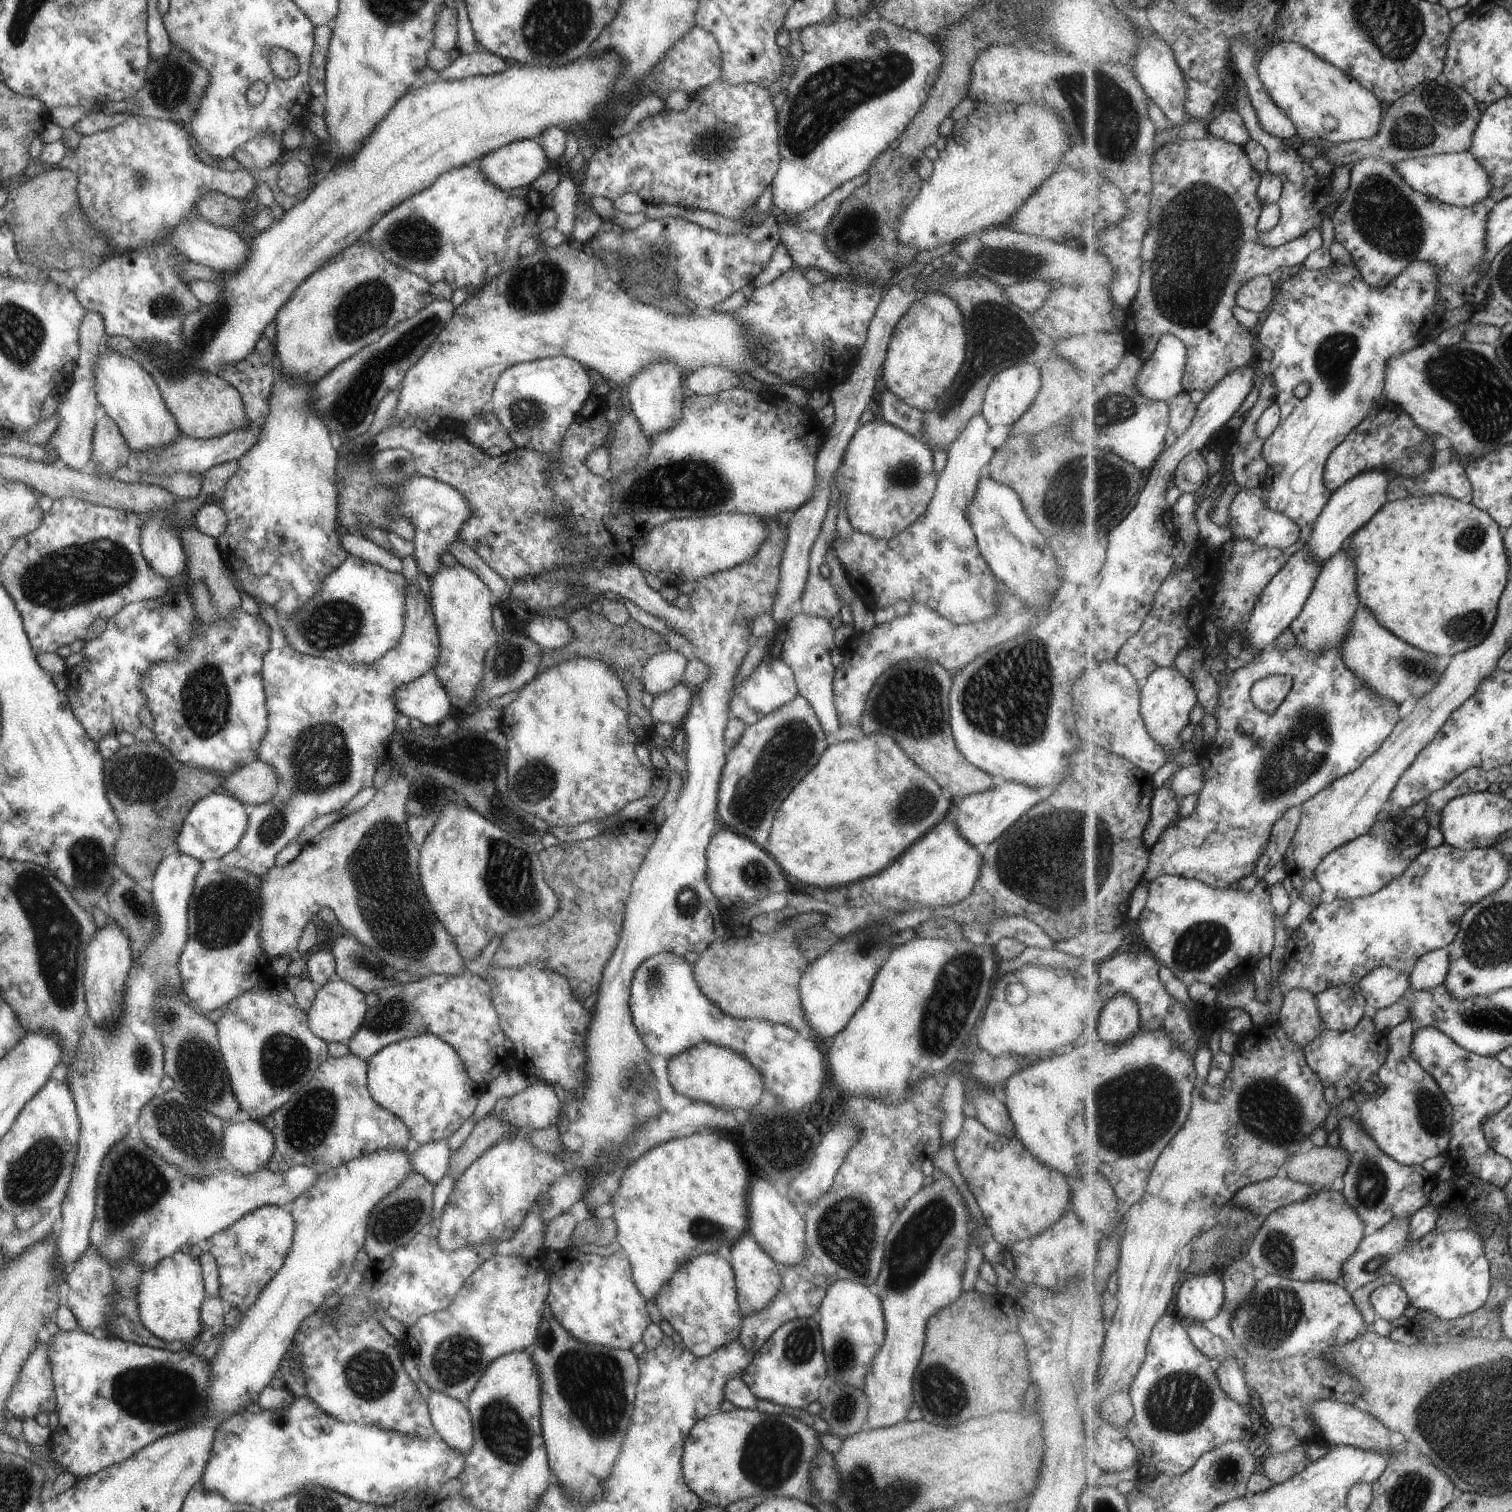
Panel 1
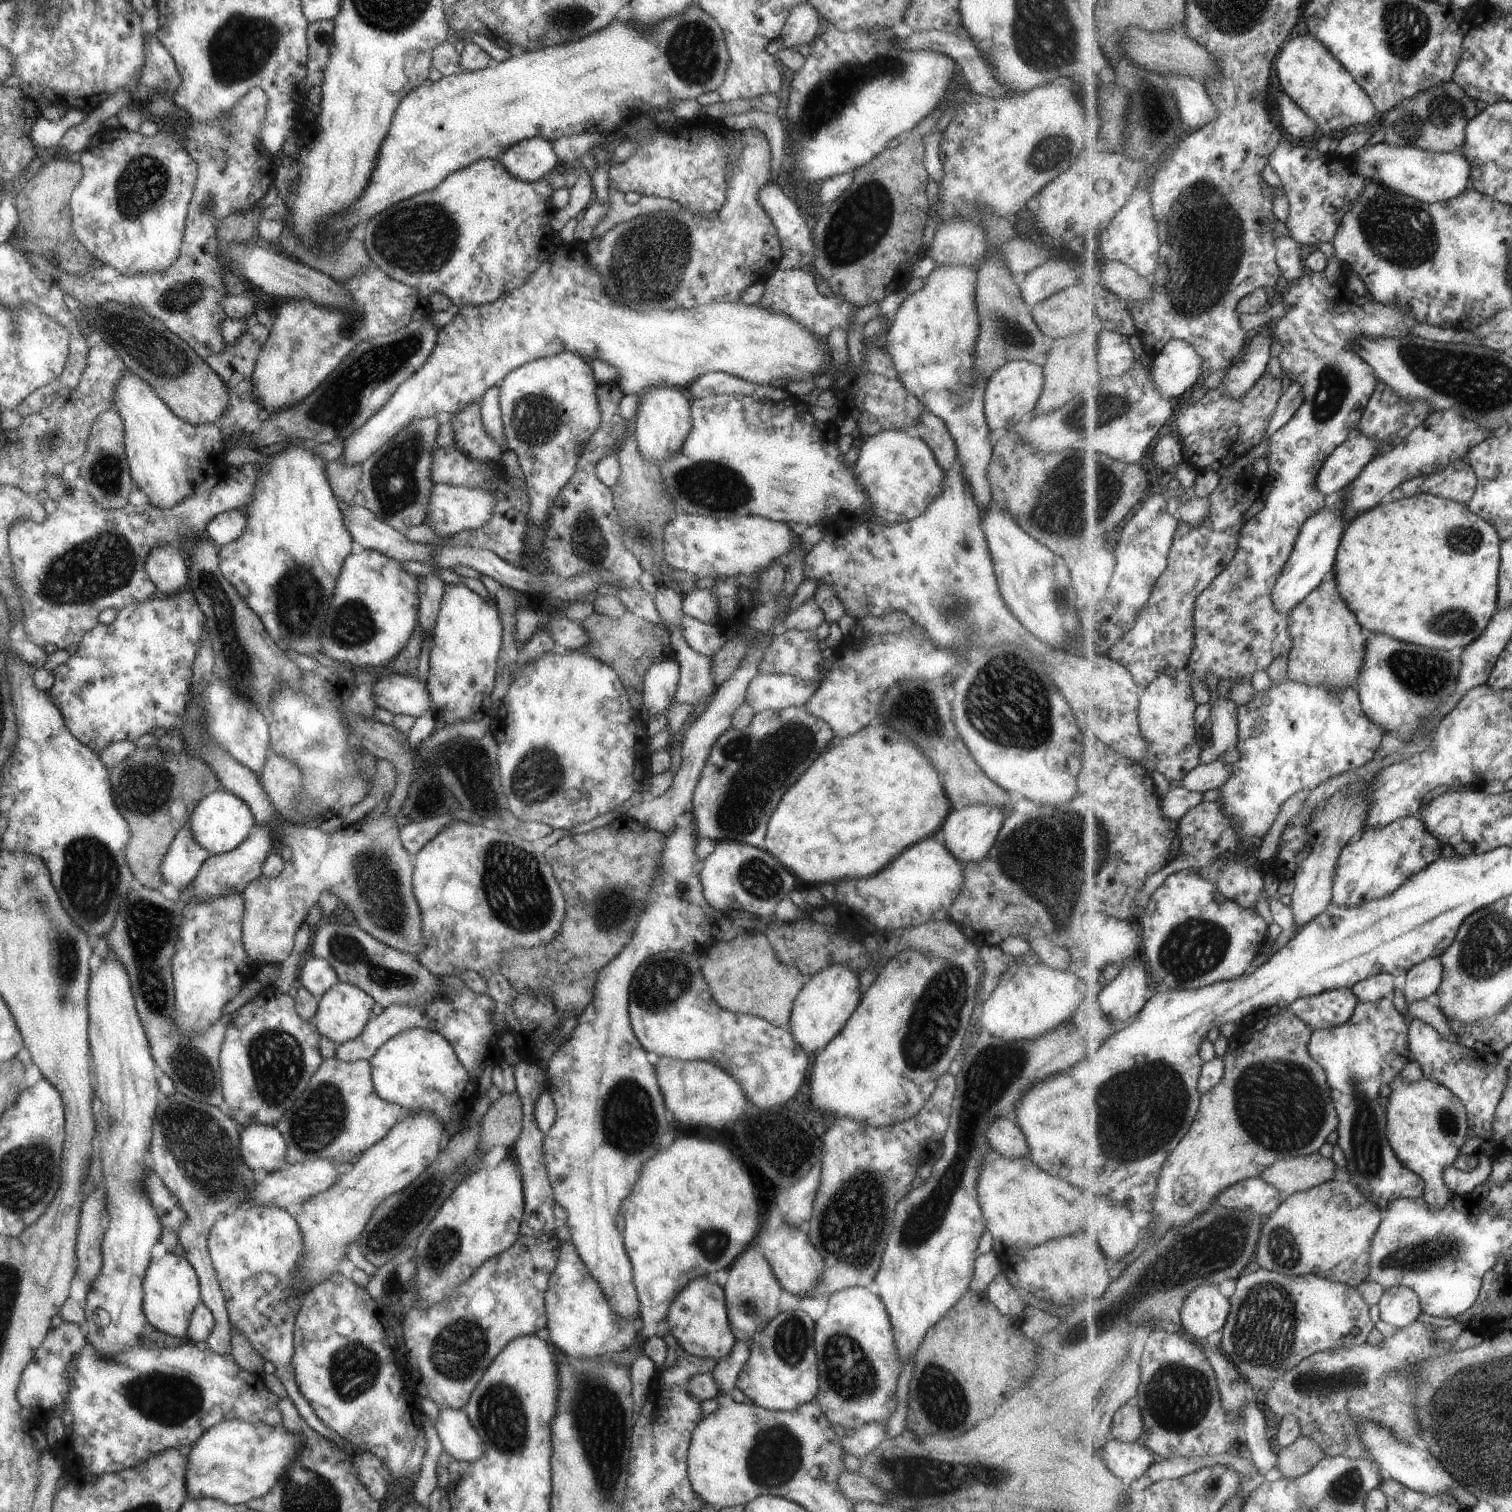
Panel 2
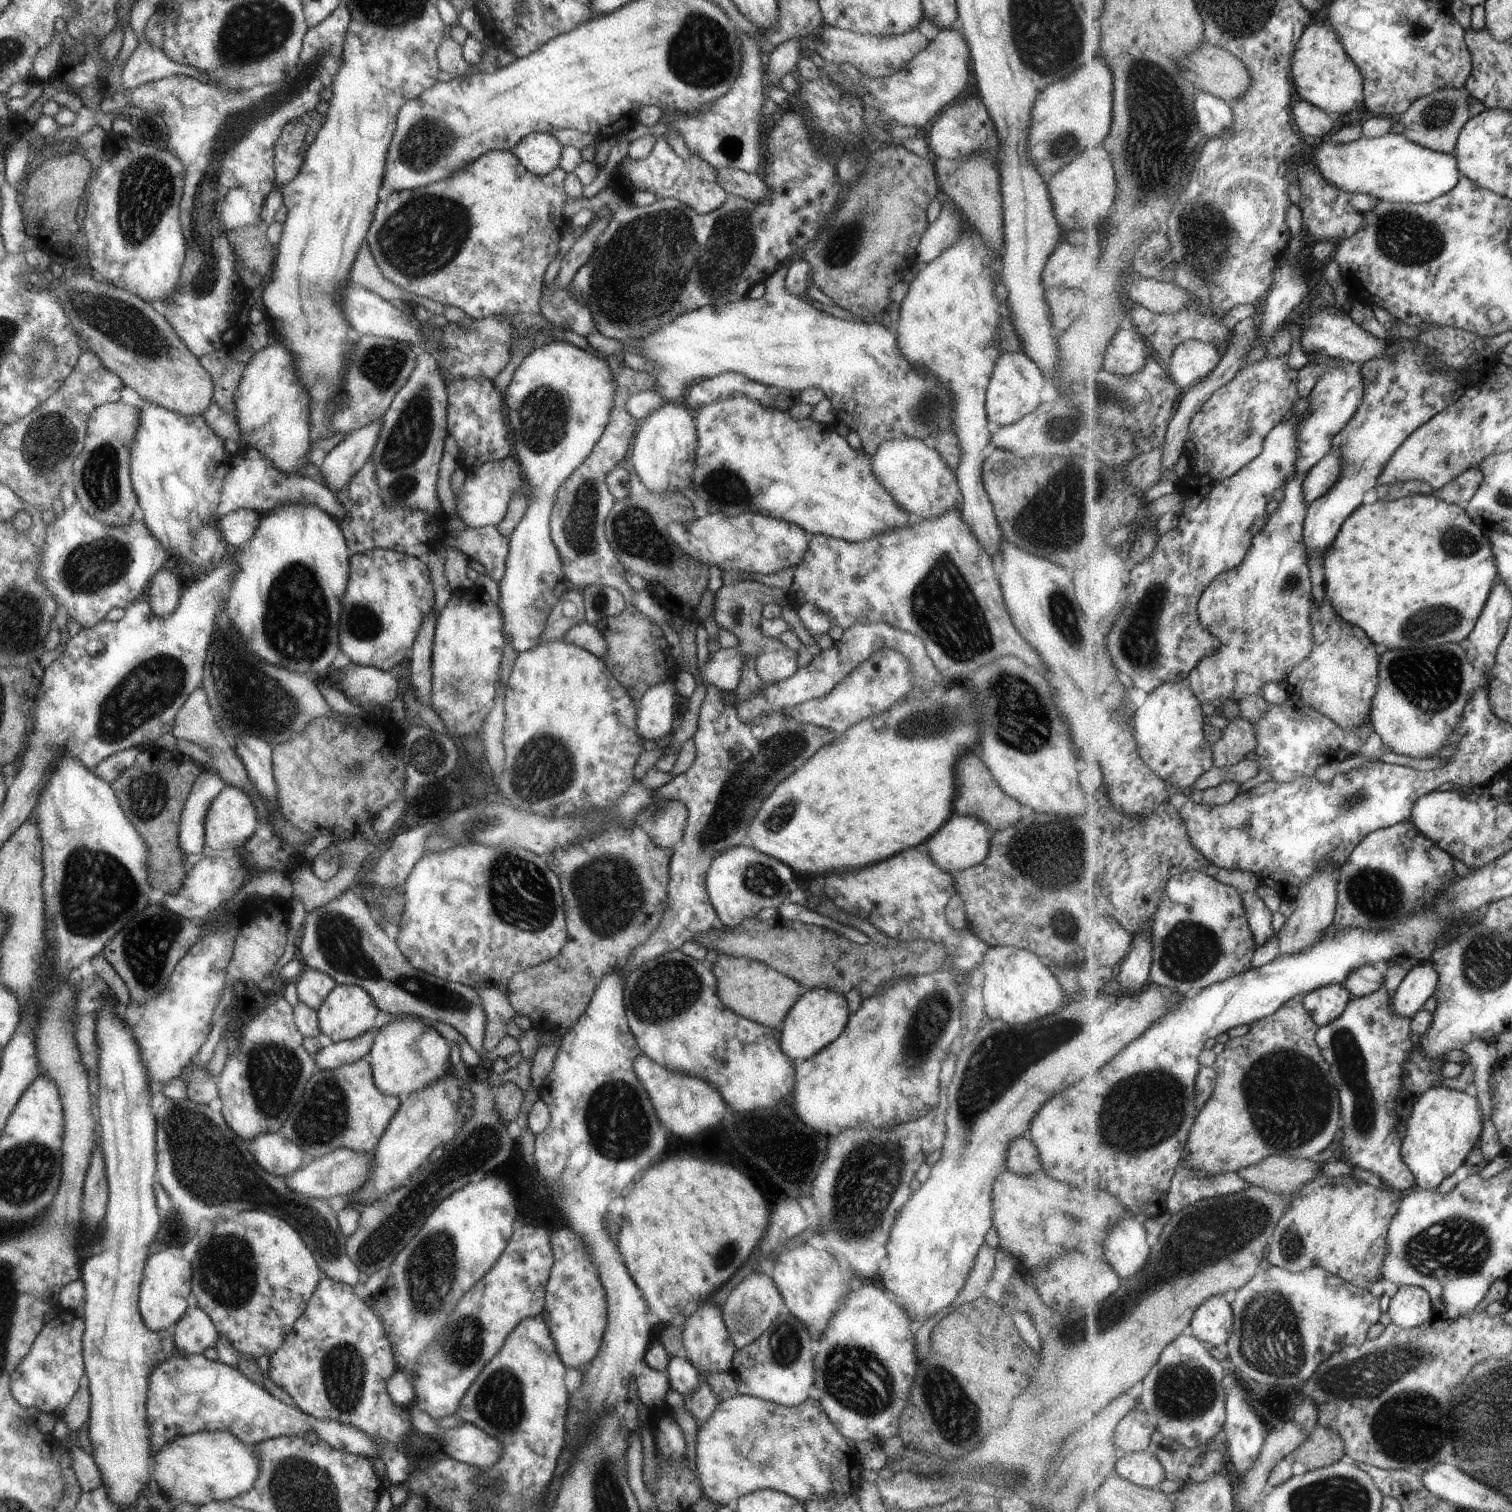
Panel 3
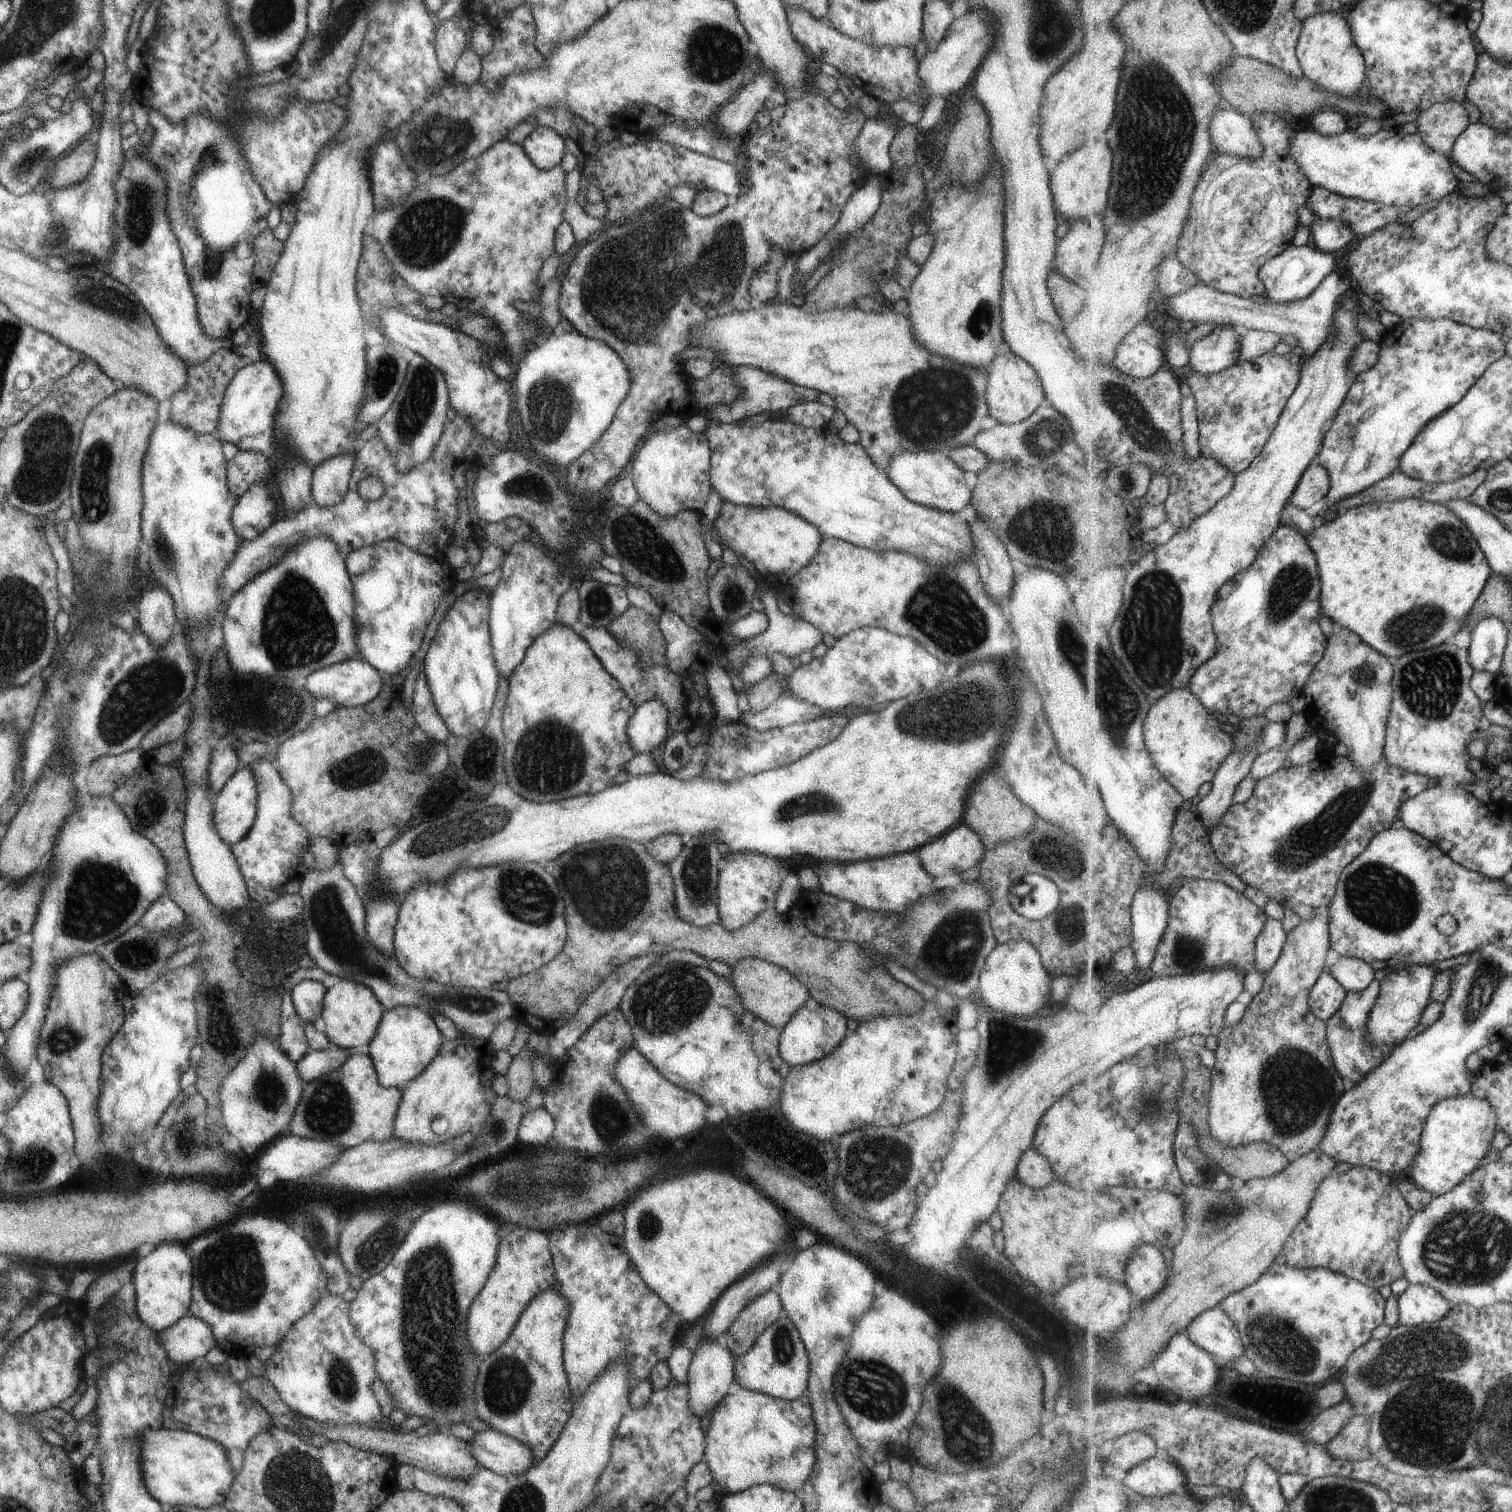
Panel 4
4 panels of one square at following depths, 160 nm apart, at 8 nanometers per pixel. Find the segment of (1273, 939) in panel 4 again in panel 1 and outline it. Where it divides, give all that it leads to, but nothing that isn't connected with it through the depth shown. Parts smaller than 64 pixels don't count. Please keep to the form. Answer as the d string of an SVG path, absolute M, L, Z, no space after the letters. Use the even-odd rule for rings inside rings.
M1296 645L1285 650L1271 649L1254 656L1245 668L1218 675L1217 679L1221 690L1214 716L1218 721L1217 734L1211 743L1202 745L1198 750L1207 782L1199 790L1196 808L1190 816L1181 817L1169 826L1151 848L1143 878L1145 882L1175 875L1201 880L1212 888L1237 888L1243 878L1255 873L1271 839L1271 830L1281 816L1295 806L1302 806L1339 778L1366 763L1383 747L1402 720L1399 704L1373 696L1369 688L1359 682L1359 676L1346 666L1339 648L1329 648L1315 660L1311 660L1311 656ZM1272 675L1291 677L1293 687L1277 712L1267 714L1251 700L1251 692L1257 682Z

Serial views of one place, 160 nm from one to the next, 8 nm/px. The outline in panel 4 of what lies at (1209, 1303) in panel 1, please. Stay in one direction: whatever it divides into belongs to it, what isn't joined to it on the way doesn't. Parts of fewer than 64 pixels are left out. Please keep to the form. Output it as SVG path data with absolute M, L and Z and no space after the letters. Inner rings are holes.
M1220 1305L1203 1312L1187 1328L1186 1335L1211 1352L1221 1364L1245 1355L1245 1346L1236 1324Z

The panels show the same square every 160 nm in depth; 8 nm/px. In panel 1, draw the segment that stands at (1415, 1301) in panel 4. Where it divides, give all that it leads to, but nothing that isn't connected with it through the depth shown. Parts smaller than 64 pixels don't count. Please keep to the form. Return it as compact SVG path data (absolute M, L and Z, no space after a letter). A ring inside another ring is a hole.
M1389 1283L1375 1289L1371 1294L1371 1304L1379 1318L1393 1322L1401 1318L1411 1305L1409 1294L1399 1283Z

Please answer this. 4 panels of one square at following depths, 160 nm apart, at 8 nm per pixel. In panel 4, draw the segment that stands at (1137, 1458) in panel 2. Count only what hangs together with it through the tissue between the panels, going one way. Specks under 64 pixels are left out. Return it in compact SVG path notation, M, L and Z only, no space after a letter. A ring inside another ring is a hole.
M1163 1456L1135 1464L1129 1472L1119 1476L1126 1489L1143 1496L1163 1497L1183 1493L1187 1484L1183 1470Z

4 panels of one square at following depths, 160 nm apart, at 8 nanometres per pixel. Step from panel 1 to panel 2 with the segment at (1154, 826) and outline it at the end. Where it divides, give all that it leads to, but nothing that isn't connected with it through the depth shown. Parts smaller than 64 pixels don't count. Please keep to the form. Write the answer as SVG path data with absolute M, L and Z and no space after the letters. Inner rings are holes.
M1174 785L1167 794L1161 794L1159 804L1166 817L1179 821L1189 810L1203 803L1203 794Z

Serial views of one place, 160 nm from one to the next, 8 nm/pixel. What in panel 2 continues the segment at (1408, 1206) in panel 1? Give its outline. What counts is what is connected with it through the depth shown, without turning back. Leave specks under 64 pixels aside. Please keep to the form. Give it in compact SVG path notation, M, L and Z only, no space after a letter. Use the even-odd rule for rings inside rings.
M1391 996L1376 1002L1360 1002L1355 1015L1342 1026L1314 1030L1309 1044L1310 1054L1322 1068L1326 1070L1330 1081L1332 1097L1338 1110L1340 1124L1338 1127L1339 1140L1337 1145L1347 1158L1351 1181L1359 1189L1375 1201L1384 1211L1403 1198L1420 1198L1427 1189L1426 1182L1418 1173L1406 1168L1399 1160L1388 1137L1388 1110L1381 1102L1381 1088L1391 1084L1401 1075L1401 1070L1411 1061L1409 1042L1410 1023L1405 1014L1401 1014Z

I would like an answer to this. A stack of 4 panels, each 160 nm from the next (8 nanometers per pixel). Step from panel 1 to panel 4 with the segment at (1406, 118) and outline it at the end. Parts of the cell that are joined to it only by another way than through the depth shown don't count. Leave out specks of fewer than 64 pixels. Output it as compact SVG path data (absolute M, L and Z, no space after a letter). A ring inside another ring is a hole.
M1455 100L1438 103L1421 110L1417 118L1417 133L1430 148L1451 157L1455 142L1471 125L1469 112Z

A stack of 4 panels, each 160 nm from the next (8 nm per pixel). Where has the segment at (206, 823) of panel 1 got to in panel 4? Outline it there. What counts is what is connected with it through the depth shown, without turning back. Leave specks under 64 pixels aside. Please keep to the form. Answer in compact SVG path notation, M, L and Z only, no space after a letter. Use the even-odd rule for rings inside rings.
M243 766L227 780L212 803L215 834L231 846L249 832L255 819L257 791L249 766Z

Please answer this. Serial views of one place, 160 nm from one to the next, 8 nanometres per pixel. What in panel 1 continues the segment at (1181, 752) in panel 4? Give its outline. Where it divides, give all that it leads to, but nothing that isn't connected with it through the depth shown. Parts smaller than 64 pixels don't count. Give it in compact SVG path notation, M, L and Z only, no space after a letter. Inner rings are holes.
M1157 668L1149 676L1149 679L1142 683L1141 713L1143 718L1145 718L1145 722L1147 722L1149 733L1154 737L1154 740L1165 746L1165 752L1169 756L1169 762L1155 774L1155 789L1169 786L1173 776L1181 770L1181 766L1175 764L1175 758L1177 758L1177 754L1182 750L1181 732L1185 730L1185 726L1189 726L1191 710L1198 703L1198 693L1194 682L1189 680L1183 672L1179 672L1177 668Z

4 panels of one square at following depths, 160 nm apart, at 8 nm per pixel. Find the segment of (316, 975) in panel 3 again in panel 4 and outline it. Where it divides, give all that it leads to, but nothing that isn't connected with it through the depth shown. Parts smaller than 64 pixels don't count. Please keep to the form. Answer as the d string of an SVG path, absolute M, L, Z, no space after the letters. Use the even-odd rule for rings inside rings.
M301 980L293 986L291 1001L302 1023L313 1023L319 1017L325 992L323 984L315 980Z

